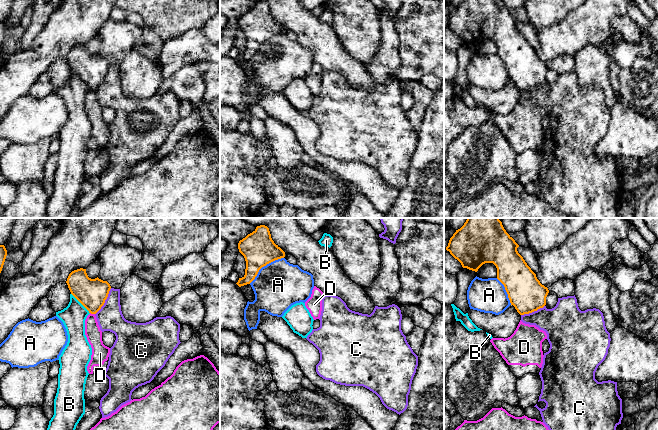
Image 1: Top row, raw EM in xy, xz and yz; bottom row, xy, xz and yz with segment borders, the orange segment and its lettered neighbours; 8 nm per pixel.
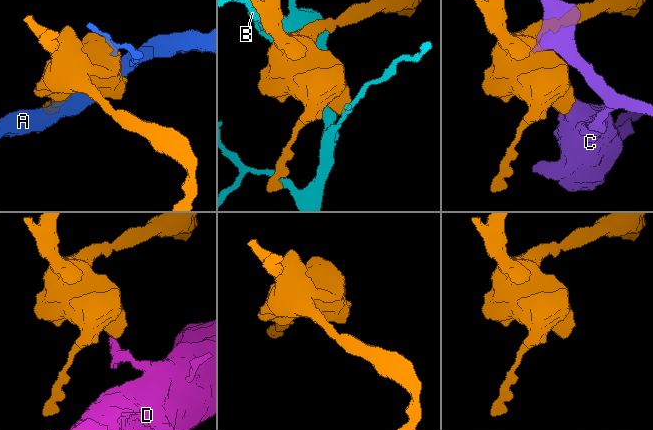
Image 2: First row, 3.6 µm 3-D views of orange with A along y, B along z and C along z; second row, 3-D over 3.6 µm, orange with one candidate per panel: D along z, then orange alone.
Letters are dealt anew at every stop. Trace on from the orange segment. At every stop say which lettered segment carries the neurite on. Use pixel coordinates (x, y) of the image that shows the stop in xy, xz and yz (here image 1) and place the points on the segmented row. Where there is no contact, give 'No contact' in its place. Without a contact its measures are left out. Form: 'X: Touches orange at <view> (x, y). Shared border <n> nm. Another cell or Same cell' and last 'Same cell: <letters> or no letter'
A: Touches orange at xz (264, 265). Shared border 360 nm. Another cell
B: Touches orange at xy (80, 302). Shared border 220 nm. Another cell
C: Touches orange at xy (104, 301). Shared border 260 nm. Another cell
D: Touches orange at xy (92, 313). Shared border 40 nm. Another cell
Same cell: no letter

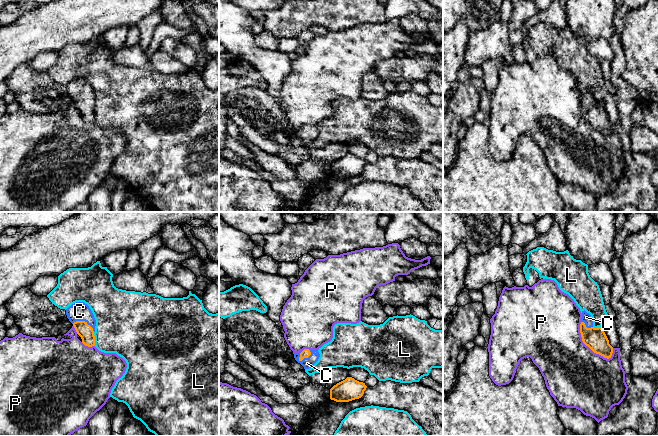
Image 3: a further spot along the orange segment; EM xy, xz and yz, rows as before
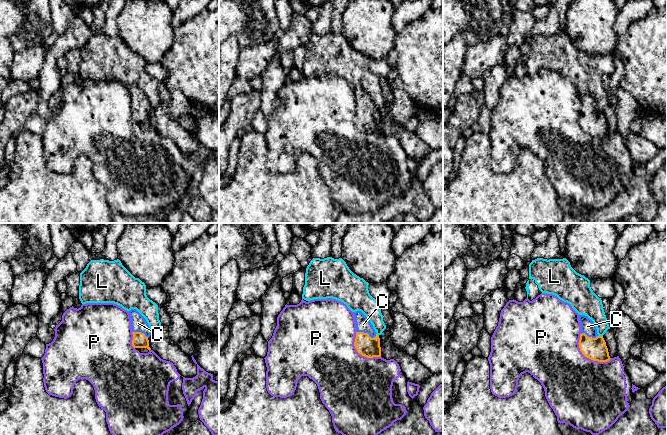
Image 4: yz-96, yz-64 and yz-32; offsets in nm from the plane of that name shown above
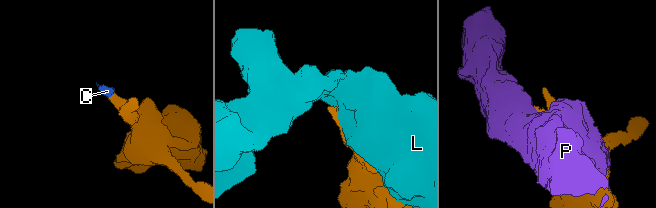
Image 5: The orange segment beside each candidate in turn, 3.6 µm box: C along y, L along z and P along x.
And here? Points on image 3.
C: Touches orange at xz (306, 357). Shared border 130 nm. Same cell
L: Touches orange at xy (94, 339). Shared border 110 nm. Another cell
P: Touches orange at yz (587, 345). Shared border 380 nm. Another cell
Same cell: C

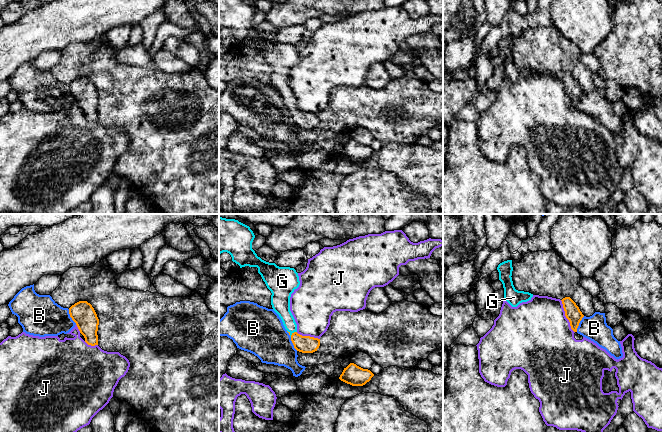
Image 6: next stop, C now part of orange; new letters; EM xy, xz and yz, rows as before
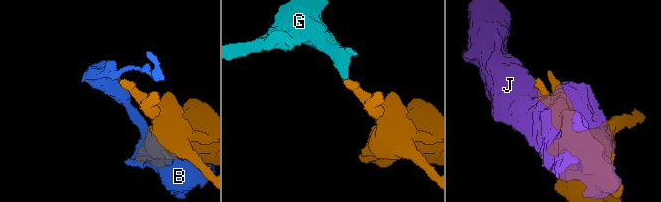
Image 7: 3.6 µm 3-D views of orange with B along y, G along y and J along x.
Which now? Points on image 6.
B: Touches orange at xy (70, 316). Shared border 140 nm. Another cell
G: Touches orange at xz (292, 333). Shared border 80 nm. Same cell
J: Touches orange at yz (565, 315). Shared border 280 nm. Another cell
Same cell: G

